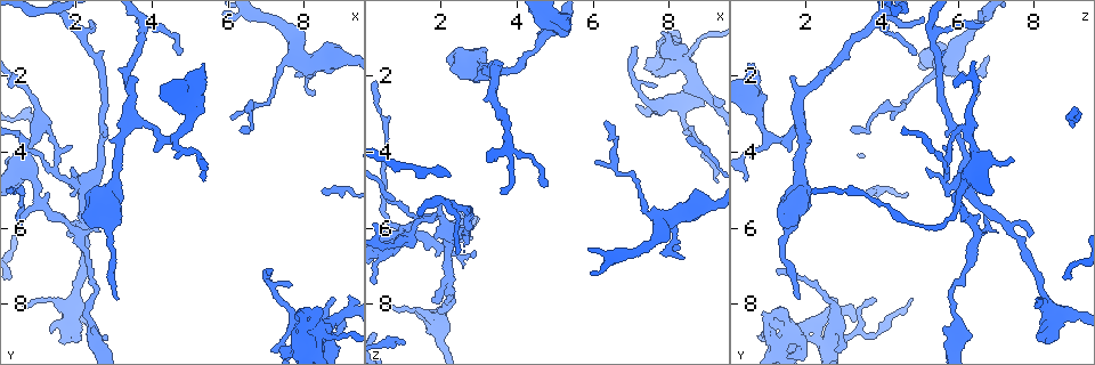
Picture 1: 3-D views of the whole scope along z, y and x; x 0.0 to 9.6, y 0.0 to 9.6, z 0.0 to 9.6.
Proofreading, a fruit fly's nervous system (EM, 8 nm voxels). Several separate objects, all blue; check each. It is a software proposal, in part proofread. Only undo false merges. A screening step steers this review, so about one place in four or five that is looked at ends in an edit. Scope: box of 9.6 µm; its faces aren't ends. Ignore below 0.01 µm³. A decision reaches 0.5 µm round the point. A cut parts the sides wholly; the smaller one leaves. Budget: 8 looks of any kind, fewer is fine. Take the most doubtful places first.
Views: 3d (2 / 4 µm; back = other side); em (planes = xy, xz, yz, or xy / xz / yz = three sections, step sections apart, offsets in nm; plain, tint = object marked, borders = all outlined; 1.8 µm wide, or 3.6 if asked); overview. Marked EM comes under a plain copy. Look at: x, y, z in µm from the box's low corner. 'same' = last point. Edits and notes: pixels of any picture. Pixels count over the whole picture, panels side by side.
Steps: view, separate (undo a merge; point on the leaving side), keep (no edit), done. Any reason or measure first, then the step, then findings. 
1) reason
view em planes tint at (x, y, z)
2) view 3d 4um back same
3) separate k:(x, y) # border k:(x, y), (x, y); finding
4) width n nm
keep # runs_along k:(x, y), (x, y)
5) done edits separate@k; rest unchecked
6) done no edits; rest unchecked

a fork
view em xy step 16 tint at (1.45, 4.60, 5.65)

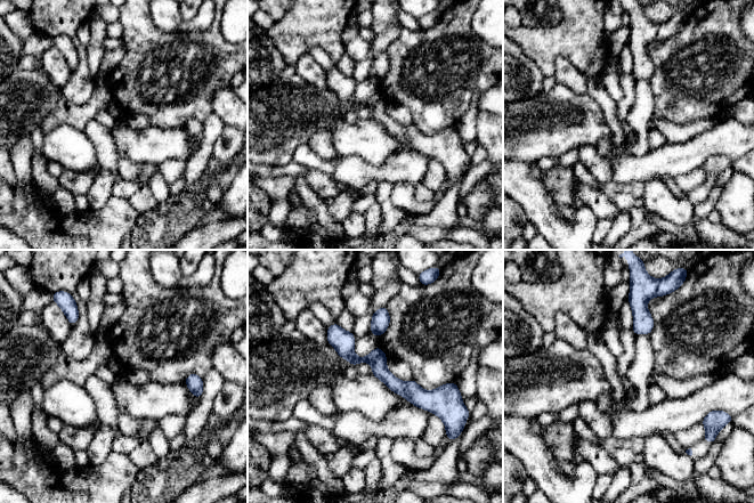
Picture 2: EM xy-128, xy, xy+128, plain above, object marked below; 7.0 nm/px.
another direction
view em planes tint same

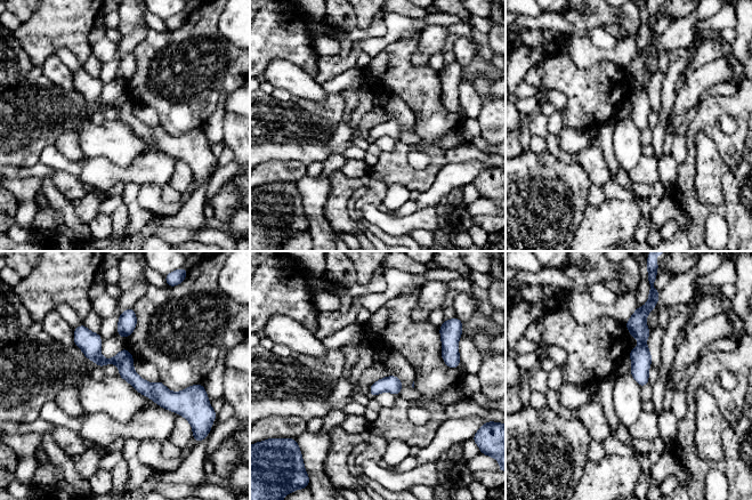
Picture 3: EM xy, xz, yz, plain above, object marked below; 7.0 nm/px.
separate 3:(640, 357) # border 3:(641, 341), (645, 343); a second cell is stuck on

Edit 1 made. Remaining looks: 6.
redraw
view overview

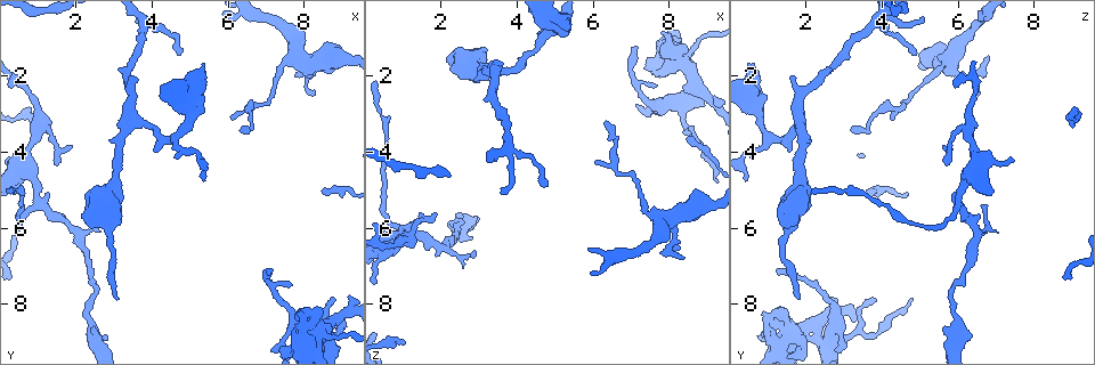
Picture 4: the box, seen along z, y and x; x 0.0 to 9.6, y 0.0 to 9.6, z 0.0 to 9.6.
view em 3.6um planes borders at (8.20, 9.00, 1.35)

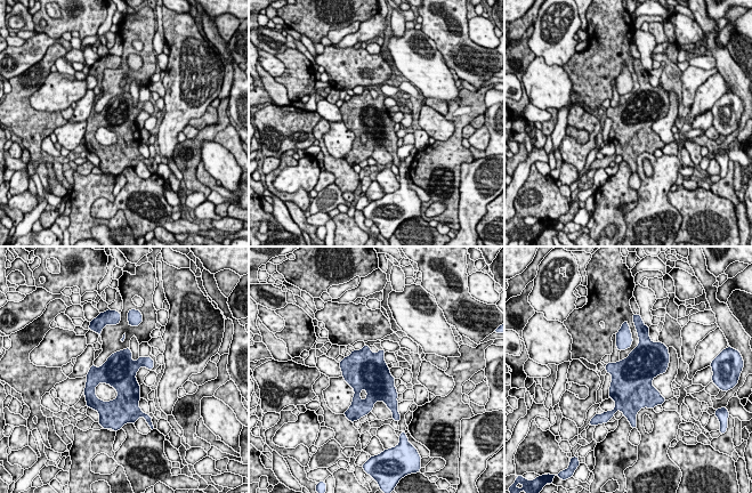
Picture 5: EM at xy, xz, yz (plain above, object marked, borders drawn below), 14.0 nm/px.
keep # all the same cell

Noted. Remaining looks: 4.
abrupt turn
view em yz step 8 borders at (8.80, 1.65, 5.45)

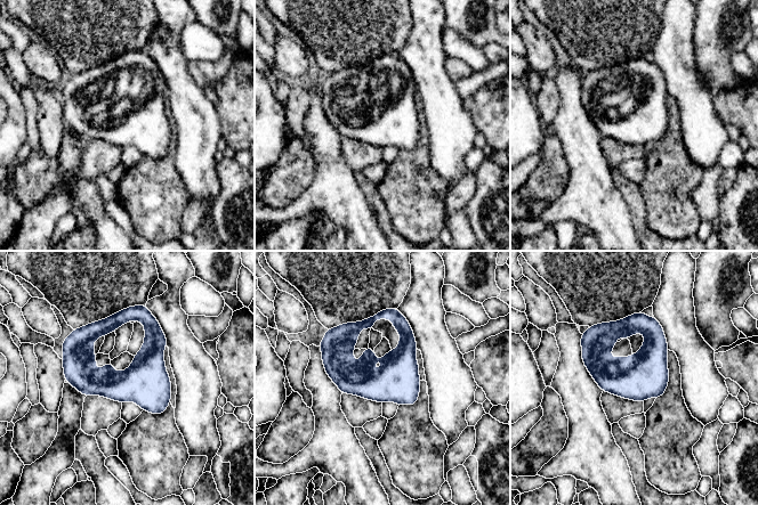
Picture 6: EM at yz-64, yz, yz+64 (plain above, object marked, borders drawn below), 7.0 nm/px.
keep # all the same cell

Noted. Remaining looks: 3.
done edits separate@3; rest unchecked

